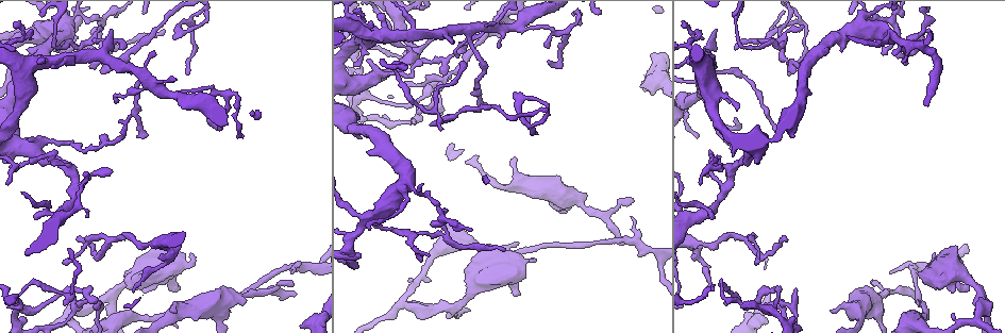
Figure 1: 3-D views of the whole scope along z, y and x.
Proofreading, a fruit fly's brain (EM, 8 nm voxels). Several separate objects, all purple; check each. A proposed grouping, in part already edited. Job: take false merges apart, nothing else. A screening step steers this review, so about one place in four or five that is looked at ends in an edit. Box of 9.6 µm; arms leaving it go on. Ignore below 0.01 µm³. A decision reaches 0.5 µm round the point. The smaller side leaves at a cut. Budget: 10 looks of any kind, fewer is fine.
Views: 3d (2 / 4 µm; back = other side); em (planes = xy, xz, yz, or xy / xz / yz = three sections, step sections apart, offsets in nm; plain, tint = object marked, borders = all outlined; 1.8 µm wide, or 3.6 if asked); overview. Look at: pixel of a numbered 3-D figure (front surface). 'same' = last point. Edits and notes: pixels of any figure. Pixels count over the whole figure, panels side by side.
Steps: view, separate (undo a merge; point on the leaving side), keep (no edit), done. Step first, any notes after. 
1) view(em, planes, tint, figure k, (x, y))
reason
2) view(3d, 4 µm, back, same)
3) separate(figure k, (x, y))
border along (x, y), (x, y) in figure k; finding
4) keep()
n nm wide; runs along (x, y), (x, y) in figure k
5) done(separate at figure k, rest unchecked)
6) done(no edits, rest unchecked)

view(em, xy, step 16, tint, figure 1, (85, 302))
abrupt turn

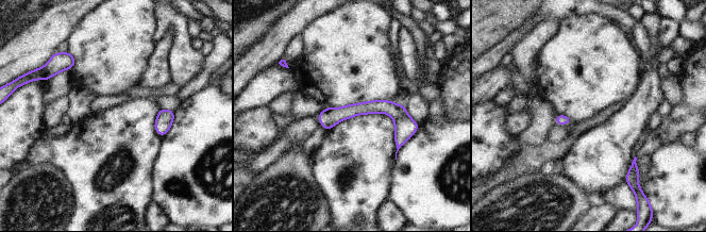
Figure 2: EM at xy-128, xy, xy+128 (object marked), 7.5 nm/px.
view(em, planes, borders, same)

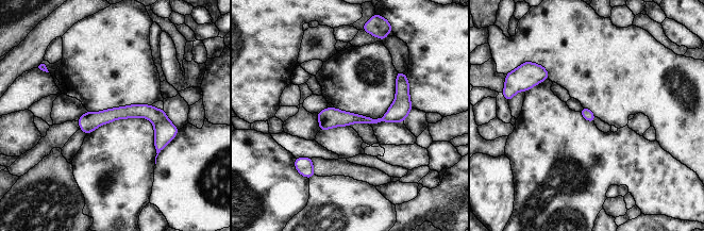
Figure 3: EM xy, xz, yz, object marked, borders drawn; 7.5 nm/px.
keep()
continuous, no second cell

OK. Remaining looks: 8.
view(3d, 2 µm, figure 1, (18, 312))
arms part here

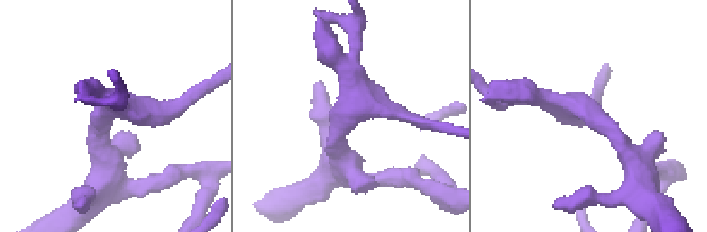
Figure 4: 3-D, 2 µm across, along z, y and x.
view(em, planes, tint, figure 4, (569, 107))
3 arms; shape alone is not enough

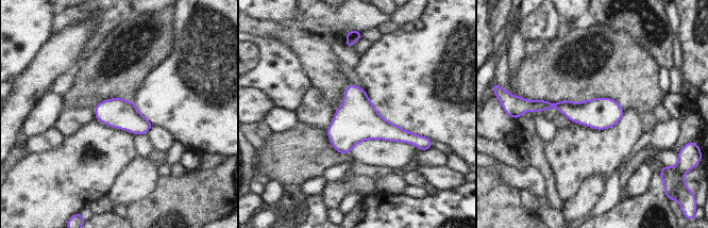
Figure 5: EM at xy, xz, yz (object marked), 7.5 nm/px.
keep()
220 nm wide; runs along (533, 104), (620, 114) in figure 5; continuous, no second cell

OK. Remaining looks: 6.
view(em, planes, tint, figure 1, (59, 321))
branch point

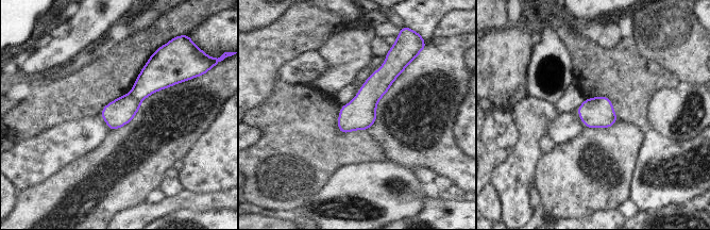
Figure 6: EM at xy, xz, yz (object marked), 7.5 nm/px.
separate(figure 6, (121, 111))
200 nm wide; a second cell is stuck on

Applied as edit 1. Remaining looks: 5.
view(em, 3.6 µm, xz, step 16, tint, figure 1, (169, 277))
calibre changes

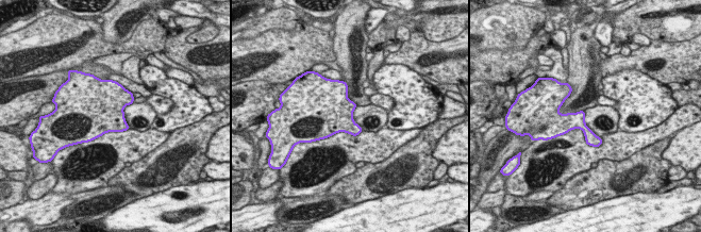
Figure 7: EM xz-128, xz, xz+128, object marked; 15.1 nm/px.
view(em, 3.6 µm, planes, tint, same)
cut it another way

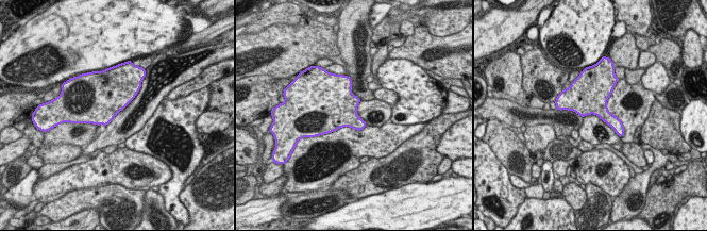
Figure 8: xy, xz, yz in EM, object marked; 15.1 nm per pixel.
keep()
all the same cell

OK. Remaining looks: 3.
done(separate at figure 6, rest unchecked)

